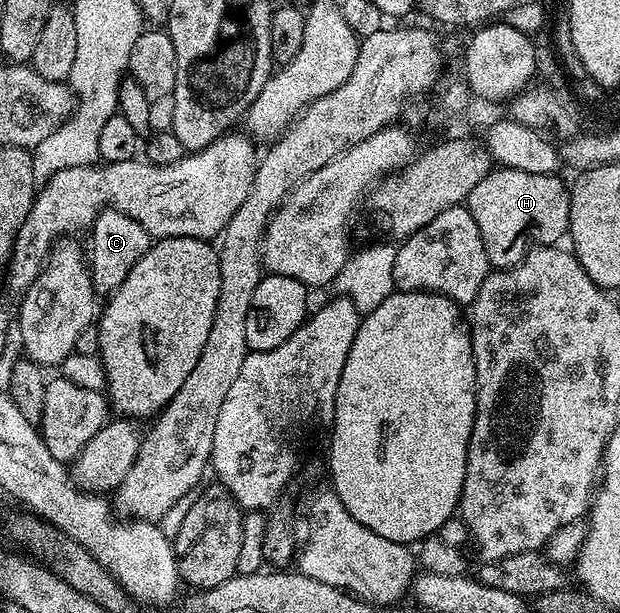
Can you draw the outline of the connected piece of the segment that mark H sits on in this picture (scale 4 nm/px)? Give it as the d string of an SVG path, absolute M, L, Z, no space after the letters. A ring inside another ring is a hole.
M493 168L489 170L488 175L482 180L478 180L478 184L474 184L474 188L470 191L466 199L466 205L470 216L474 216L474 224L478 224L478 232L482 232L482 244L486 248L486 256L489 263L493 267L503 268L505 266L513 266L518 264L524 258L524 255L528 253L530 247L535 244L537 246L551 246L561 241L560 237L565 237L568 234L568 217L570 216L570 204L568 203L568 195L570 193L569 187L564 186L564 182L560 179L560 176L556 174L548 175L534 175L531 172L509 170L503 168Z

